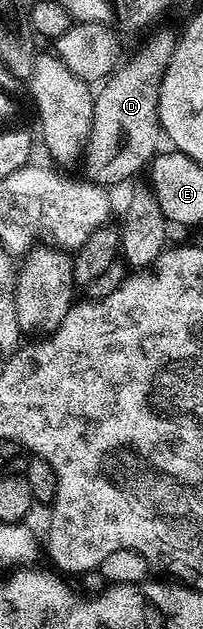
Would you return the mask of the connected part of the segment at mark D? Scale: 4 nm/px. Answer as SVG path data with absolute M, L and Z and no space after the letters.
M160 30L157 34L150 35L141 44L140 51L129 62L127 59L95 91L92 127L82 151L83 177L87 181L94 182L97 186L113 188L119 182L134 177L156 157L161 149L160 142L162 143L160 113L156 110L160 103L160 85L174 56L177 41L177 31Z

